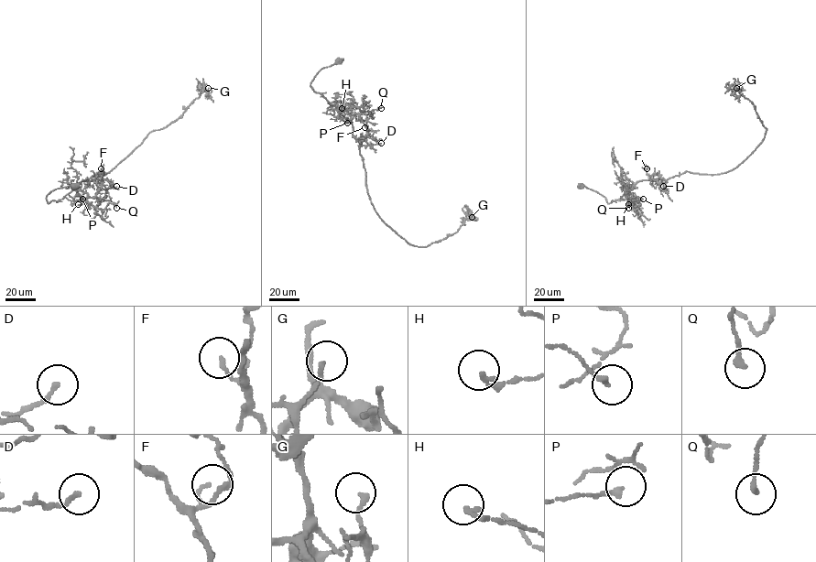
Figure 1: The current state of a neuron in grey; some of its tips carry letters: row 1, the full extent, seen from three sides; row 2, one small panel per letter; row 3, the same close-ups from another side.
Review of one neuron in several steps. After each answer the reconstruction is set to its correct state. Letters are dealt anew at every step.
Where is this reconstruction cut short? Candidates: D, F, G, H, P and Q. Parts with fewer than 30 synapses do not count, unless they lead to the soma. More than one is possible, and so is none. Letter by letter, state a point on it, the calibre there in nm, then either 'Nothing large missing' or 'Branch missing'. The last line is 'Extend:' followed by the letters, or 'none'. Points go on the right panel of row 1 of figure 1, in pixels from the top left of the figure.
D: Place: (663, 186). Thickness 150 nm. Nothing large missing
F: Place: (647, 168). Thickness 110 nm. Nothing large missing
G: Place: (736, 88). Thickness 160 nm. Nothing large missing
H: Place: (628, 204). Thickness 170 nm. Nothing large missing
P: Place: (643, 199). Thickness 170 nm. Nothing large missing
Q: Place: (628, 208). Thickness 190 nm. Nothing large missing
Extend: none

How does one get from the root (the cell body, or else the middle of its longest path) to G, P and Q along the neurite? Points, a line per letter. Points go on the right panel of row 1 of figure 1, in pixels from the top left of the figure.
G: (582, 186), (611, 202), (639, 181), (732, 170), (767, 131), (752, 102), (738, 90), (734, 94), (736, 88)
P: (582, 186), (596, 191), (608, 202), (619, 199), (627, 189), (637, 200), (643, 199)
Q: (582, 186), (608, 202), (626, 189), (625, 195), (634, 203), (634, 209), (629, 202), (628, 208)

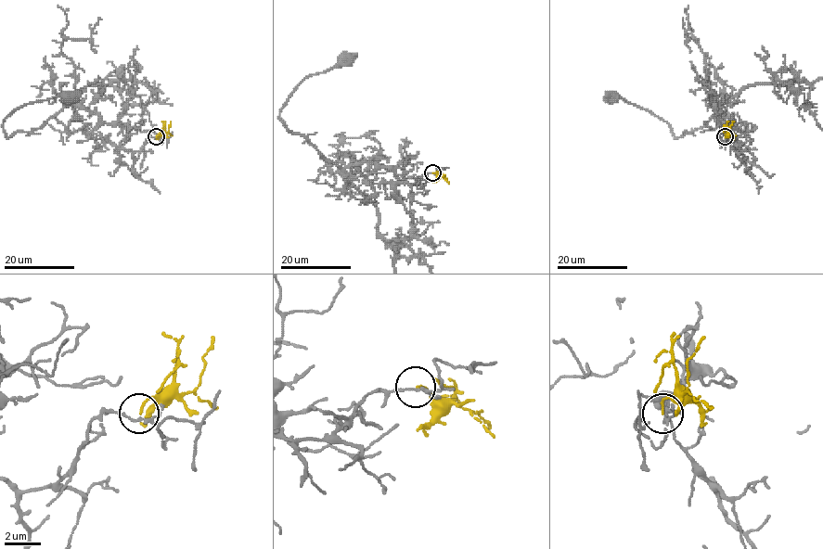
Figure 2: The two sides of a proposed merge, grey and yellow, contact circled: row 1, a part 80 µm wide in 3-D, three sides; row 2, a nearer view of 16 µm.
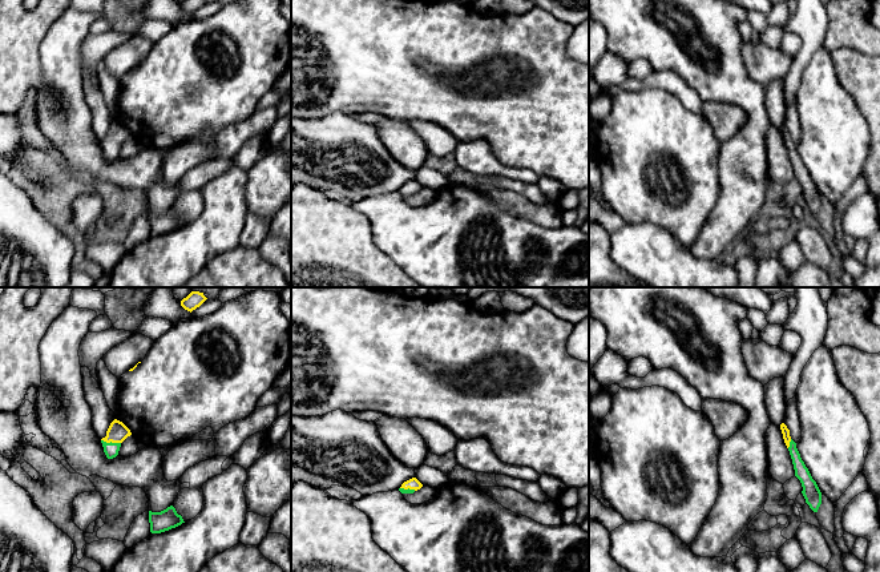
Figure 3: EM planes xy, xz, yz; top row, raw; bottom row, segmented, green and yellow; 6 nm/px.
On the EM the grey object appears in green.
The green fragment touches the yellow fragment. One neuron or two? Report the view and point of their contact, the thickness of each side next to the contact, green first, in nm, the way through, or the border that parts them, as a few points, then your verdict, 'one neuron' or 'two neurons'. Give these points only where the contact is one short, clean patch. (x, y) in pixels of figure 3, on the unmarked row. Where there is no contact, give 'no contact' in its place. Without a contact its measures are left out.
contact xy (110, 144); calibres 90 and 120 nm; way xy (110, 152), (110, 144), (117, 135); one neuron

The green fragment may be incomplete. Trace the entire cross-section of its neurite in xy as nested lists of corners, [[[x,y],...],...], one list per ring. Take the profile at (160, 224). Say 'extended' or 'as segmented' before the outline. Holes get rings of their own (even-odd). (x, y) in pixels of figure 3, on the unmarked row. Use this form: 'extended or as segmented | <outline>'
as segmented | [[[170,208],[161,214],[149,213],[149,225],[152,235],[161,235],[175,230],[185,223],[182,218],[177,215],[175,210]]]

